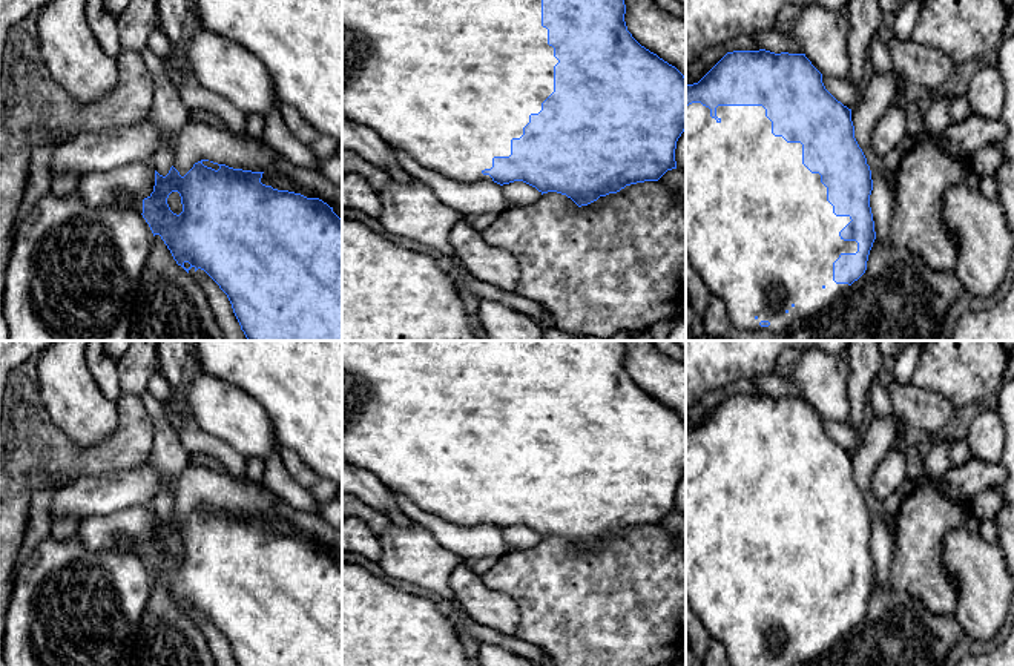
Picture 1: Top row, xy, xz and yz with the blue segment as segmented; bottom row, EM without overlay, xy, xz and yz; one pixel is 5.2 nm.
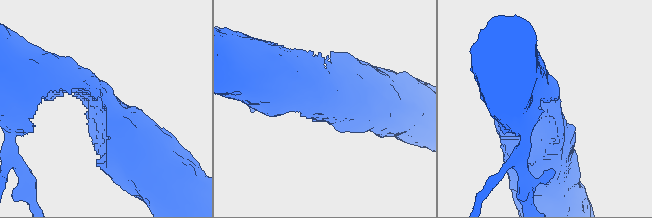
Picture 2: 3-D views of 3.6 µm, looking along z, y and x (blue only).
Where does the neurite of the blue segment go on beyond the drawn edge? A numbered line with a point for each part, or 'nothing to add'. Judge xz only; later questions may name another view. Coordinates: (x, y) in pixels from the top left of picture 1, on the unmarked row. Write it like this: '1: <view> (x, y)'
1: xz (451, 424)

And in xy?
1: xy (137, 548)

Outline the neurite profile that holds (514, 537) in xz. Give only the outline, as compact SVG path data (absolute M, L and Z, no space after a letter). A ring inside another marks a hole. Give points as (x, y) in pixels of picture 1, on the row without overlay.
M523 525L503 528L502 534L505 537L505 542L509 551L517 549L517 548L528 549L528 548L535 546L542 540L542 536L538 536L535 531Z

